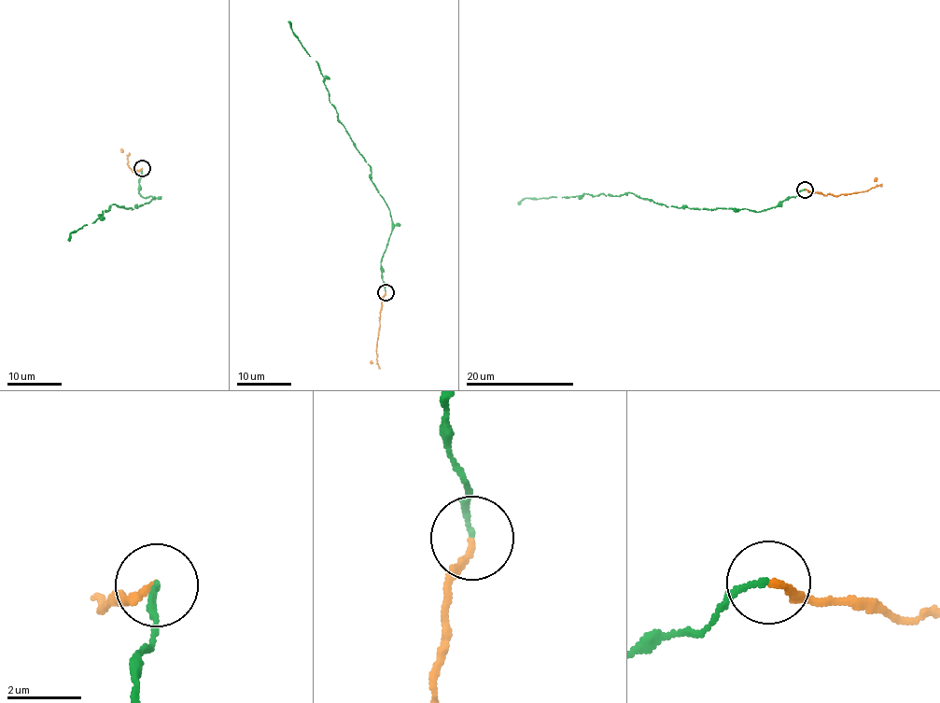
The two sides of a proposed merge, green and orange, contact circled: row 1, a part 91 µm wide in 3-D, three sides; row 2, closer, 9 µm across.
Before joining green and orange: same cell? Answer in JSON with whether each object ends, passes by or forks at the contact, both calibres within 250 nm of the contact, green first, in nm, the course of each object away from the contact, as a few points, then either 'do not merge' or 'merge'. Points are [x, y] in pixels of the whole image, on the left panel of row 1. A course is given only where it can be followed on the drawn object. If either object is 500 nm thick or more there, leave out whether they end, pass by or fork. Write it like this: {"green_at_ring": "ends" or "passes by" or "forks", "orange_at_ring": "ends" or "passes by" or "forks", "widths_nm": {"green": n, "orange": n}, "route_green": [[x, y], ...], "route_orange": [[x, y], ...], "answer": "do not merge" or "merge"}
{"green_at_ring": "ends", "orange_at_ring": "ends", "widths_nm": {"green": 130, "orange": 180}, "route_green": [[142, 168], [138, 191], [153, 199], [138, 207], [112, 204], [95, 221], [71, 232], [68, 241]], "route_orange": [[142, 168], [133, 172], [128, 164], [126, 154], [121, 150]], "answer": "merge"}

